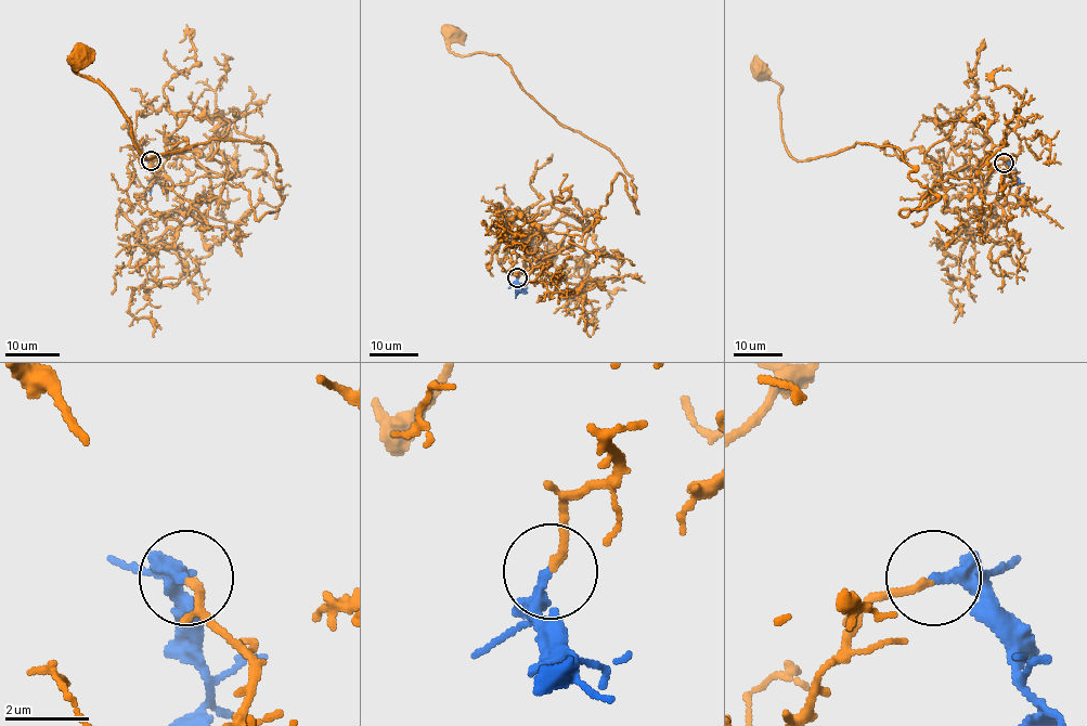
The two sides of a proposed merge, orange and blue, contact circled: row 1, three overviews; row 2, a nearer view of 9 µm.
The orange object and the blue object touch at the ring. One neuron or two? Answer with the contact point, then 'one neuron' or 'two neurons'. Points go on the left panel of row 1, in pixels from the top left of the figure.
place (151, 160); one neuron

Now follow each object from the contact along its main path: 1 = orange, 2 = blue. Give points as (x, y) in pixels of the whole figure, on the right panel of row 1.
1: (1005, 163), (900, 214), (936, 197), (902, 153), (857, 142), (797, 160), (755, 55)
2: (1005, 163), (1013, 171), (1018, 194)

